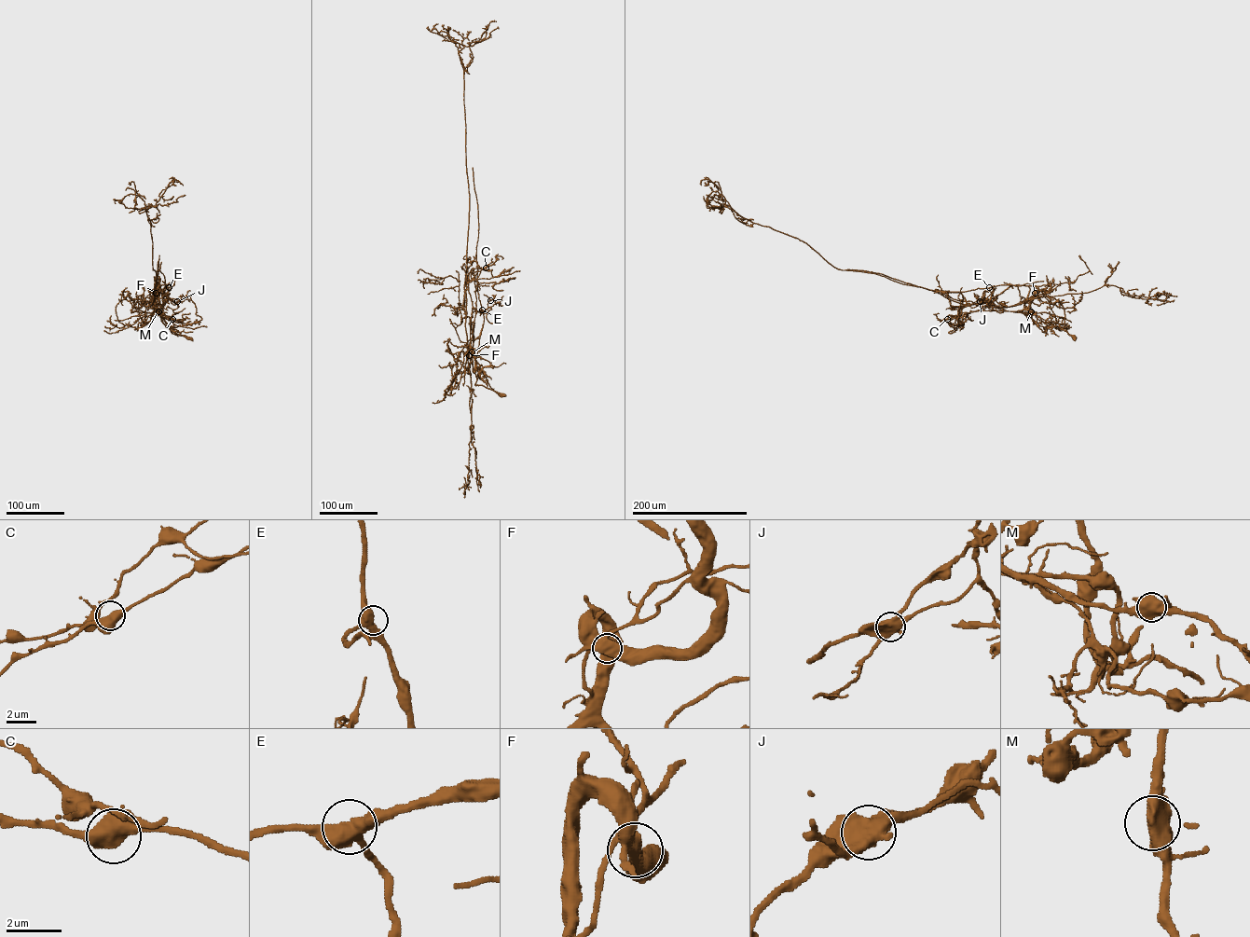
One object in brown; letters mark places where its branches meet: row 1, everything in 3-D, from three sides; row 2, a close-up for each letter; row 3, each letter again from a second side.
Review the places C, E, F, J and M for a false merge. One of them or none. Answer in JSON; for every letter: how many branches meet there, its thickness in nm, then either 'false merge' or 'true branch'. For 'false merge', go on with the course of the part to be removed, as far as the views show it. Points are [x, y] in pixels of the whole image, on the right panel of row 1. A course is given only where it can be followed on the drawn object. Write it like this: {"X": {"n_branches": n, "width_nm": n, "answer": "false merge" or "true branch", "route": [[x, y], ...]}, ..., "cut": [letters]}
{"C": {"n_branches": 3, "width_nm": 550, "answer": "true branch"}, "E": {"n_branches": 3, "width_nm": 440, "answer": "true branch"}, "F": {"n_branches": 3, "width_nm": 480, "answer": "true branch"}, "J": {"n_branches": 3, "width_nm": 550, "answer": "false merge", "route": [[980, 301], [990, 300], [992, 293], [988, 288], [962, 292], [935, 291], [904, 284], [875, 273], [846, 270]]}, "M": {"n_branches": 3, "width_nm": 550, "answer": "true branch"}, "cut": ["J"]}

